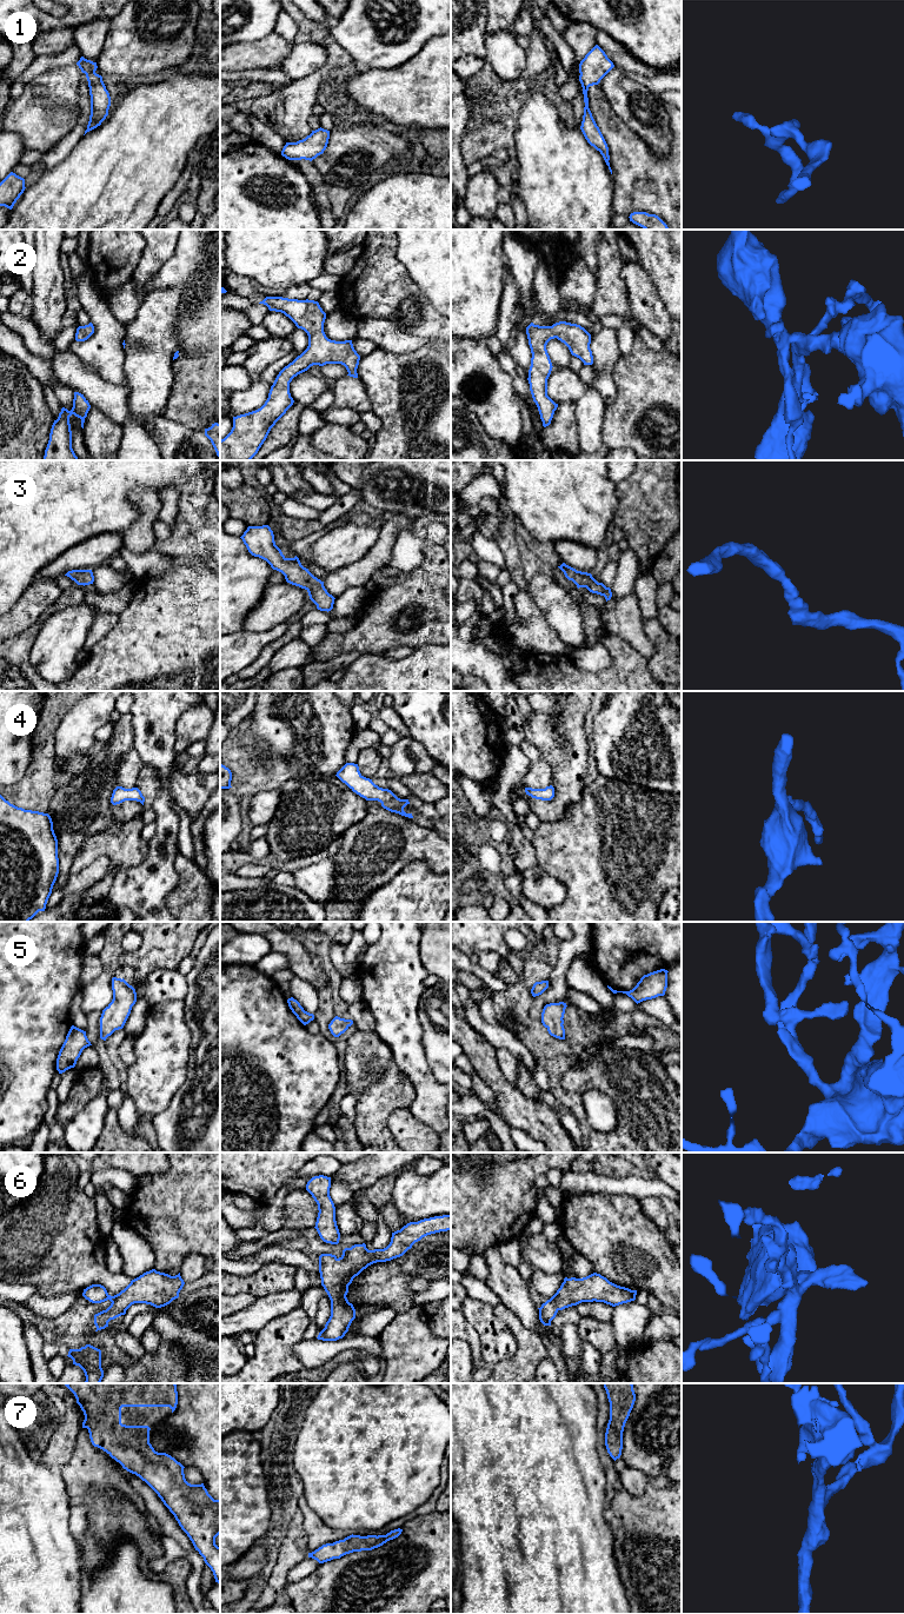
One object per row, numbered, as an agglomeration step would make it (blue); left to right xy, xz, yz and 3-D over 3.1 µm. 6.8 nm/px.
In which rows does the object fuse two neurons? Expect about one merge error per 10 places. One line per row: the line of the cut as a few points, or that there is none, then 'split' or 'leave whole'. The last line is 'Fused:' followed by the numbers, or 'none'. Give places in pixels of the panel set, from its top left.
1: no cut | leave whole
2: no cut | leave whole
3: no cut | leave whole
4: no cut | leave whole
5: no cut | leave whole
6: no cut | leave whole
7: no cut | leave whole
Fused: none

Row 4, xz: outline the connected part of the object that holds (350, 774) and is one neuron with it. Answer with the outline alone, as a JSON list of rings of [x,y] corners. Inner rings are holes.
[[[346,763],[335,776],[366,801],[378,801],[384,809],[413,818],[412,813],[404,811],[404,808],[410,804],[408,799],[400,799],[391,790],[375,785],[372,779],[360,773],[358,764]]]

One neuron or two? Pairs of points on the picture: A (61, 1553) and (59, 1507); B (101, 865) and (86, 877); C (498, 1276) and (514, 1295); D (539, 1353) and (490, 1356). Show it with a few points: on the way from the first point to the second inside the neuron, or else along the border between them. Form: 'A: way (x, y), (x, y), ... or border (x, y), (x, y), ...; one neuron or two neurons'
A: way (59, 1541), (59, 1519); one neuron
B: way (98, 869), (90, 876); one neuron
C: way (504, 1280), (512, 1289); one neuron
D: border (510, 1328), (516, 1352), (487, 1365); two neurons

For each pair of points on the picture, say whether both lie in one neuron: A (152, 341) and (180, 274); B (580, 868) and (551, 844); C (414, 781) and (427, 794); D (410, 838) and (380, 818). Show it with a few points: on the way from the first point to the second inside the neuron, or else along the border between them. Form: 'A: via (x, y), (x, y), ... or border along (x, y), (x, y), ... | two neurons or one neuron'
A: border along (147, 292), (179, 287), (181, 301), (178, 314) | two neurons
B: via (573, 861), (558, 849) | one neuron
C: via (418, 784), (424, 790) | one neuron
D: via (403, 836), (397, 836), (386, 825) | one neuron

